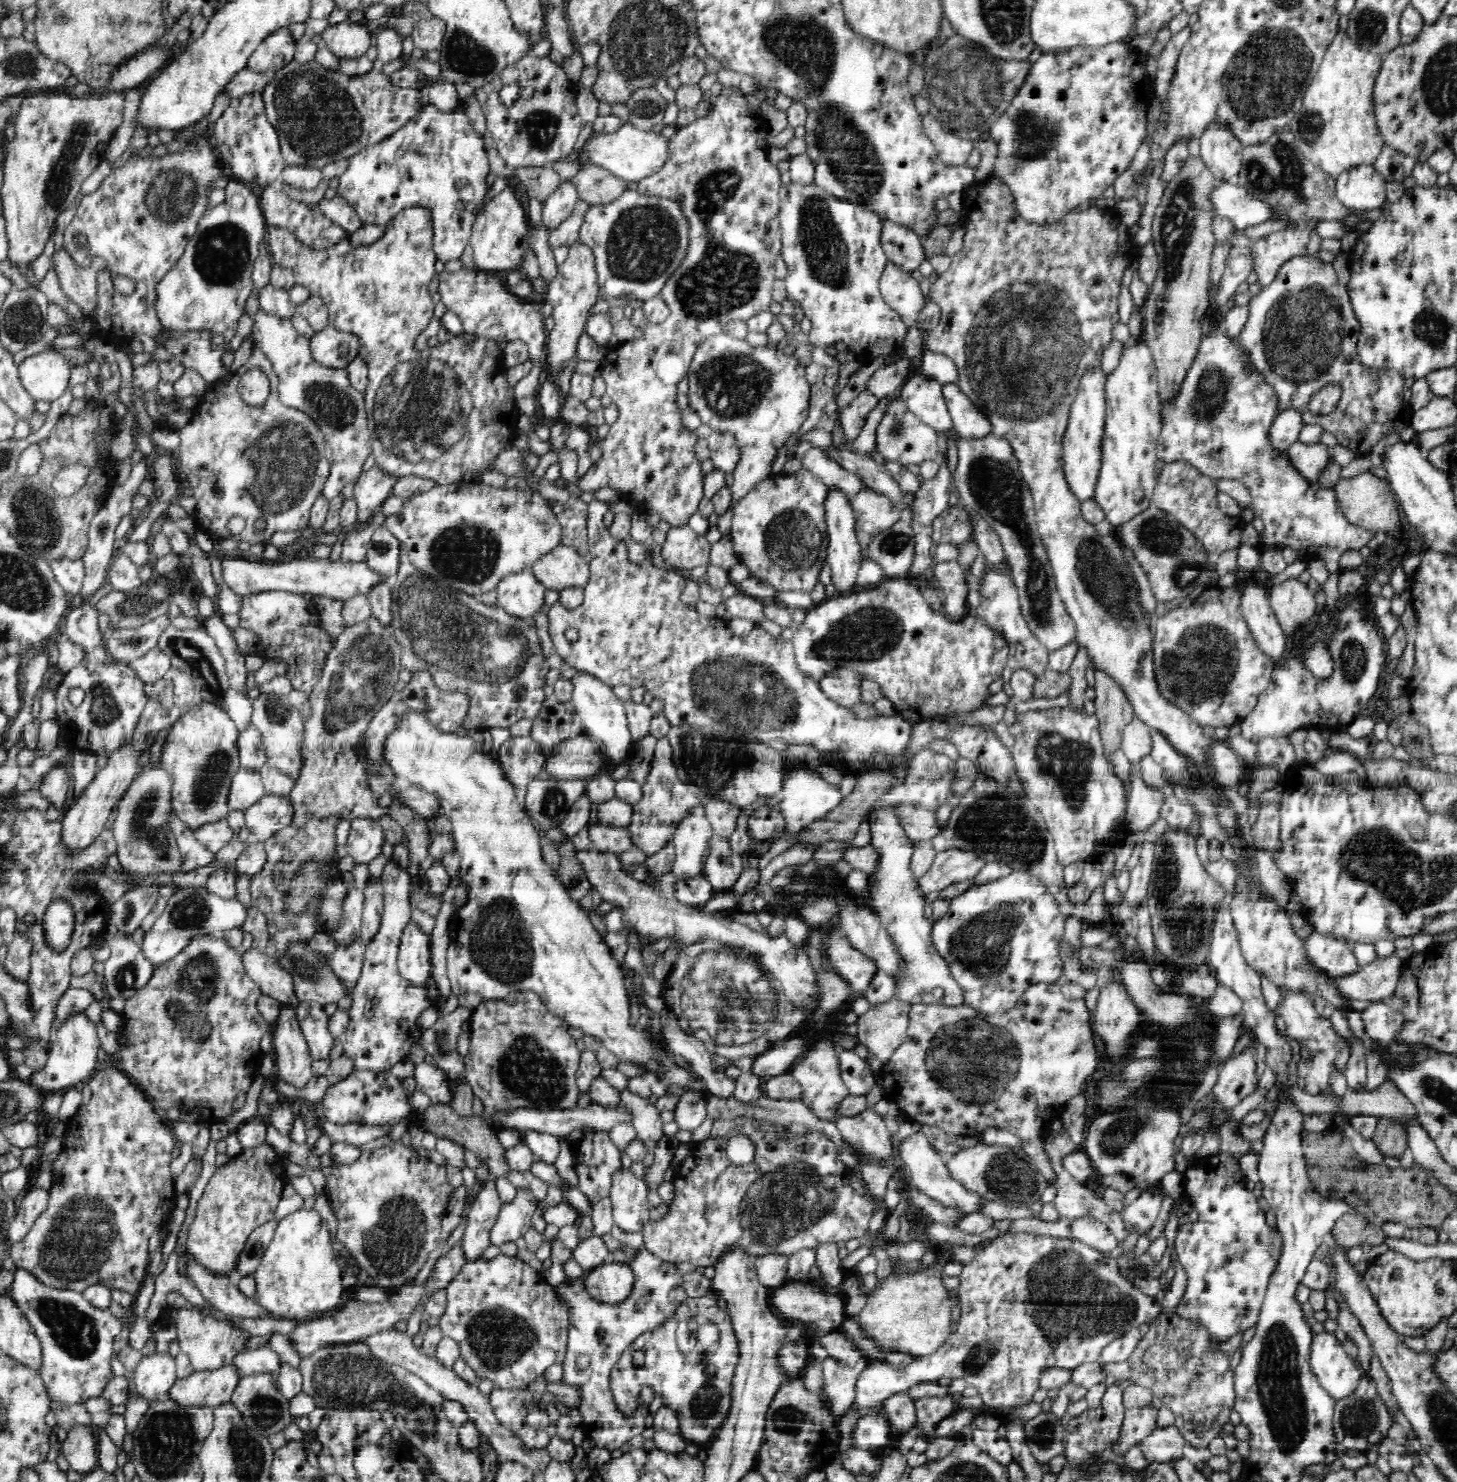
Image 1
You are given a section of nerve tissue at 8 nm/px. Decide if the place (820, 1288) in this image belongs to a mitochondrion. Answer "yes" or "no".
no

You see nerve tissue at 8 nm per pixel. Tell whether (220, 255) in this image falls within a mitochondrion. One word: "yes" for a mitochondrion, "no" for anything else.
yes

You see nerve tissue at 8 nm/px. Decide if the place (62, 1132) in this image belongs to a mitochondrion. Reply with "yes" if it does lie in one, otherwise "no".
no

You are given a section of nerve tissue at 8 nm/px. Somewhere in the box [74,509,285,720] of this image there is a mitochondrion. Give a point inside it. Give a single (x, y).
(188, 650)

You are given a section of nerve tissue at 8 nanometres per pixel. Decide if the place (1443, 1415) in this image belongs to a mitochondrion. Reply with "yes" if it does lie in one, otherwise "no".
yes

